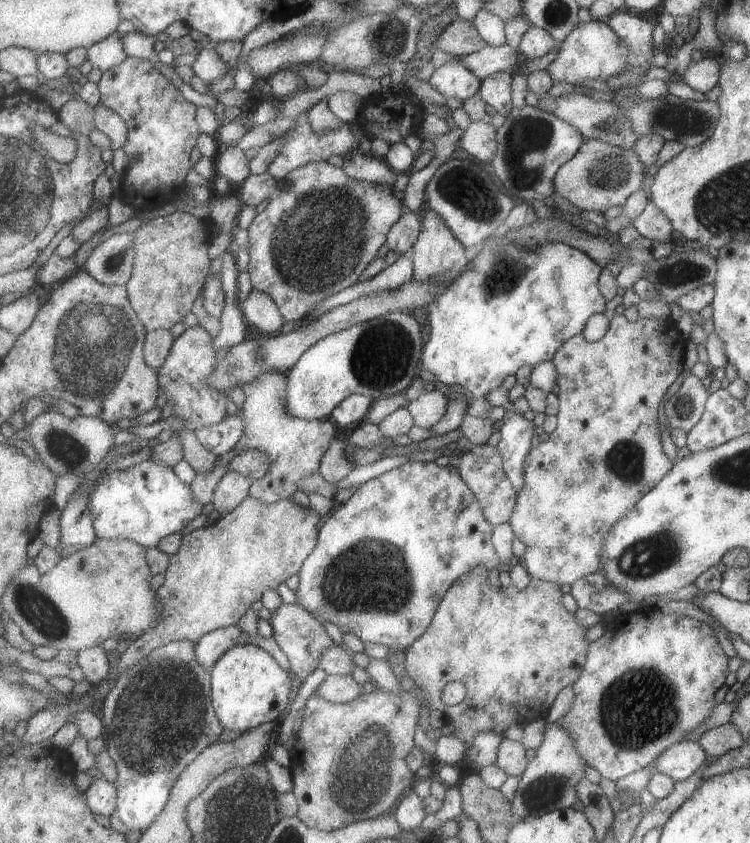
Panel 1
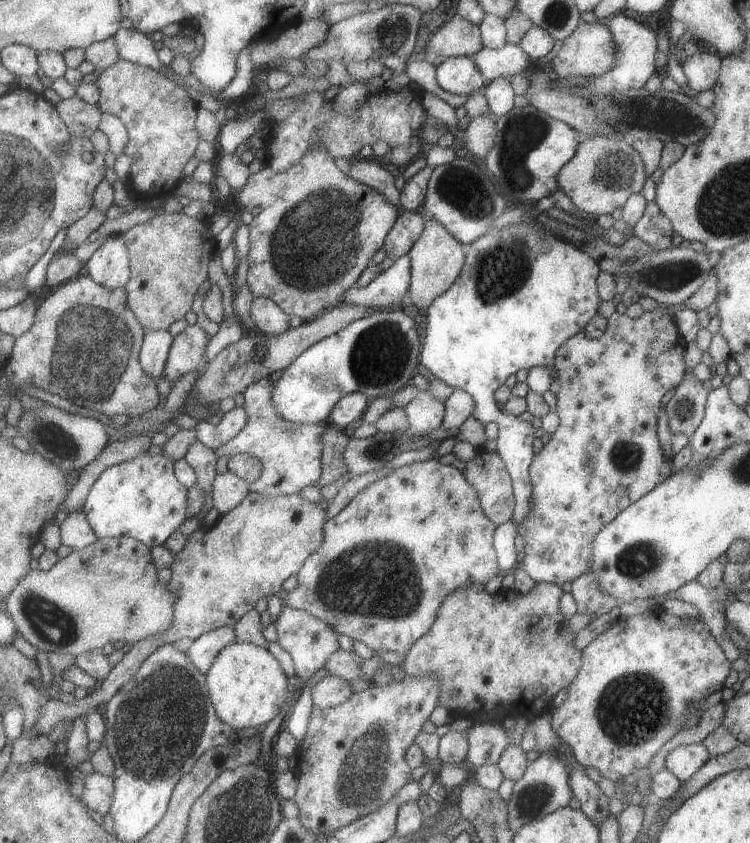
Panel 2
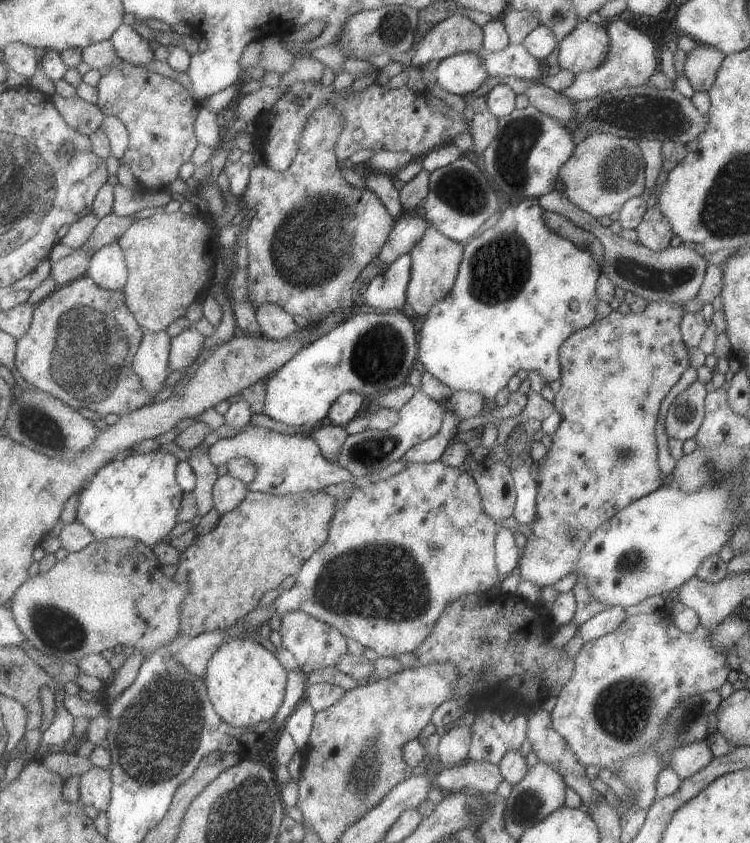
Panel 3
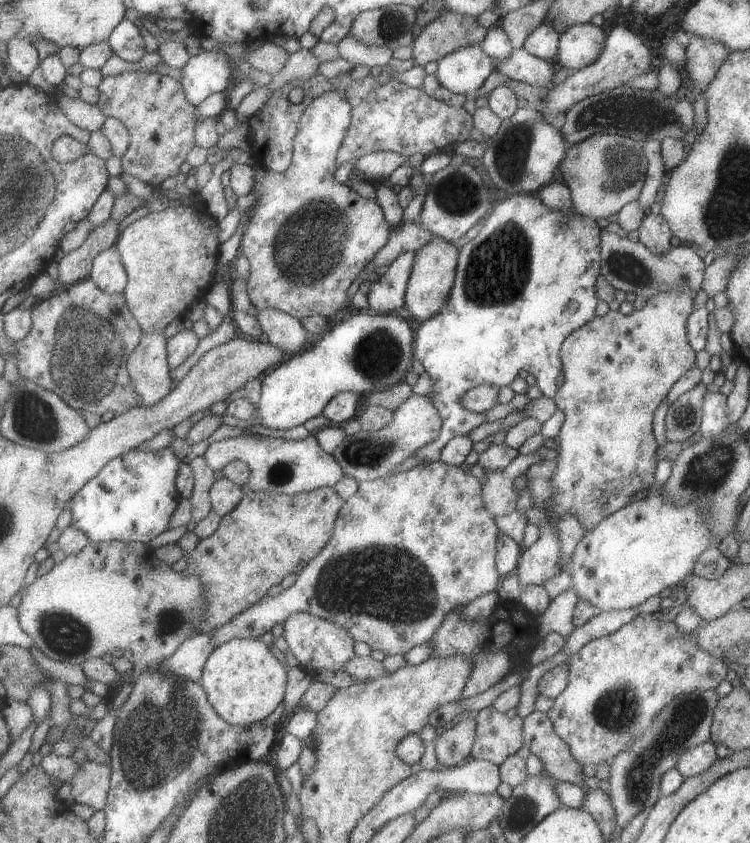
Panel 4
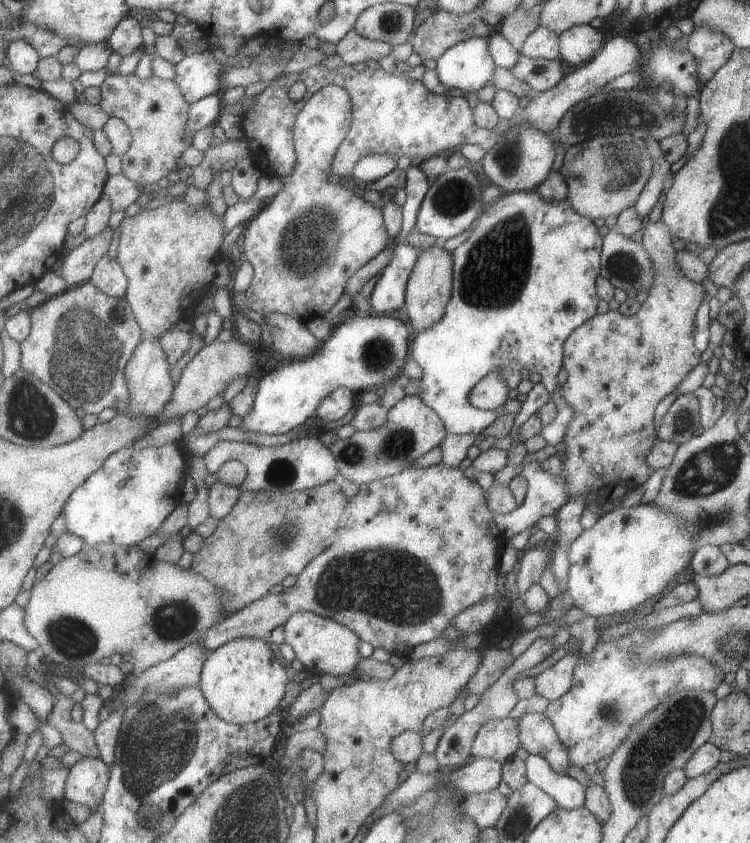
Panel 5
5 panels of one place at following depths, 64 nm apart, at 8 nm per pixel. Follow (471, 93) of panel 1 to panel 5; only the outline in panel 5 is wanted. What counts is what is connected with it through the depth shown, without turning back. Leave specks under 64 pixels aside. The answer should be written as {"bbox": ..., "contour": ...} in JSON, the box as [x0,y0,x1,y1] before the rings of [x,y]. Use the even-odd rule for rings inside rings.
{"bbox":[438,38,498,94],"contour":[[[471,38],[451,48],[438,61],[440,80],[465,94],[479,93],[493,82],[498,66],[489,39]]]}

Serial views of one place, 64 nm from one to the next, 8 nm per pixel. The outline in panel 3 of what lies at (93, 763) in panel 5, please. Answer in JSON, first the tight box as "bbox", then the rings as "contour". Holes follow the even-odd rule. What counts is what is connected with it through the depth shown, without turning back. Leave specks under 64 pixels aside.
{"bbox":[81,766,114,812],"contour":[[[93,766],[82,775],[81,803],[108,812],[113,801],[114,787],[113,772]]]}

